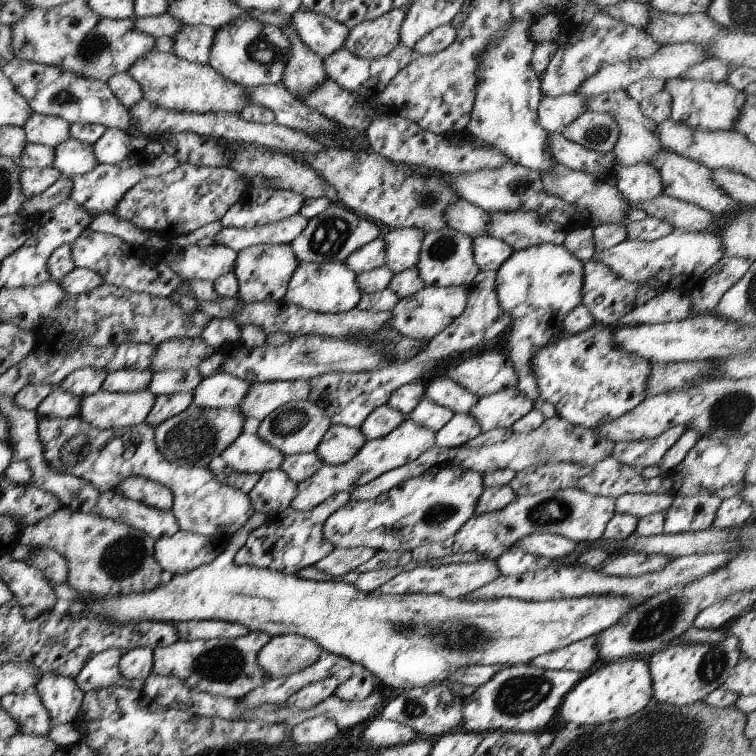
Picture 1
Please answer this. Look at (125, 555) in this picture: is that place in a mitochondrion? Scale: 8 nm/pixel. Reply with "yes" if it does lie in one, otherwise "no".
yes

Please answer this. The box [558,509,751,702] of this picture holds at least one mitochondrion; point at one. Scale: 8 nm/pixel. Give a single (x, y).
(663, 616)

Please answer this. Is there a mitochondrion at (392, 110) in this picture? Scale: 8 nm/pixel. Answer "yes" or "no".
no

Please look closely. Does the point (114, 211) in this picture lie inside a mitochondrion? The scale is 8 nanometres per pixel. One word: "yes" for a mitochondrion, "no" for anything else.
no

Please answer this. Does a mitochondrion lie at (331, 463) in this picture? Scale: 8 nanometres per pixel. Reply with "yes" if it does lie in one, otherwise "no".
no

